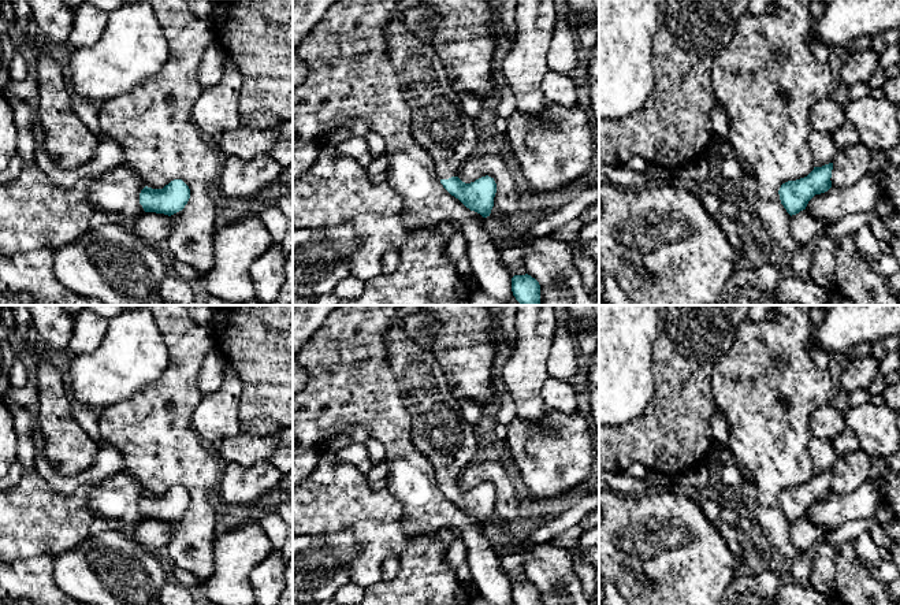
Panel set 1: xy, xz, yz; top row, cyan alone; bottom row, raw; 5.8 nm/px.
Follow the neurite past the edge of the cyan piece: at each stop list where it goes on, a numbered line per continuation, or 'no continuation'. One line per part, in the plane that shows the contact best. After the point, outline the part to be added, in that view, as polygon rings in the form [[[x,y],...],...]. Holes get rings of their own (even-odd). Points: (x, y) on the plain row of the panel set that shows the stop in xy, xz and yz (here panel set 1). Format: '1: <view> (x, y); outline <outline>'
1: xz (439, 431); outline [[[397,307],[394,320],[384,333],[386,353],[398,385],[399,397],[412,416],[410,441],[431,463],[440,487],[458,483],[461,472],[473,464],[479,449],[477,435],[475,427],[464,419],[460,400],[450,391],[447,378],[438,360],[403,330],[403,318],[417,311],[419,307]]]

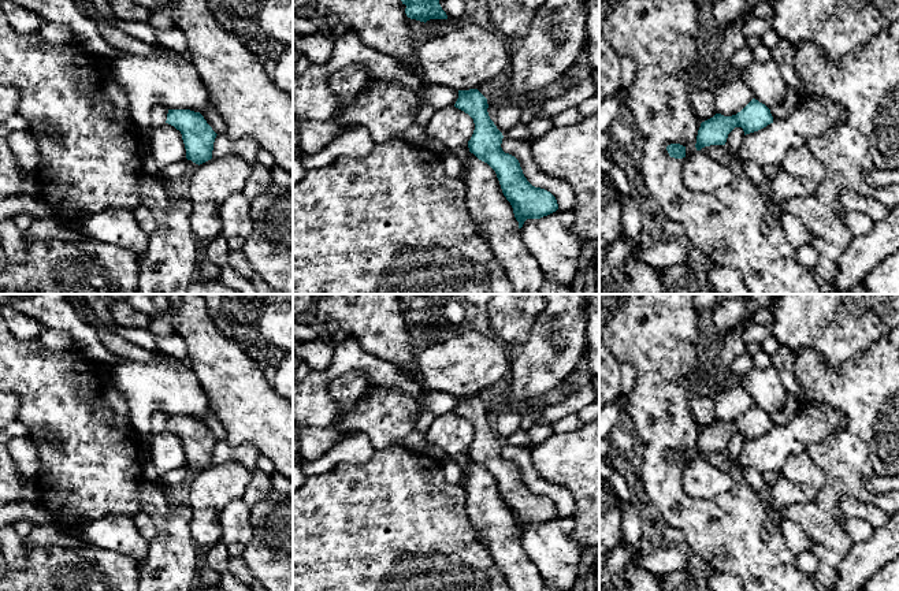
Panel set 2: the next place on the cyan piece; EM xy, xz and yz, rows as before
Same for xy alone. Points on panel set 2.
no continuation

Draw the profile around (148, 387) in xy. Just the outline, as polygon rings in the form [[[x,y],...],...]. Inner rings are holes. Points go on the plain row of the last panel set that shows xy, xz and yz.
[[[125,360],[111,365],[112,380],[125,395],[131,425],[144,450],[153,436],[152,416],[164,412],[170,416],[201,419],[209,401],[193,371],[175,371],[161,363]]]

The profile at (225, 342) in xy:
[[[182,294],[181,304],[170,306],[170,327],[186,342],[186,360],[197,376],[211,410],[227,431],[231,446],[253,445],[276,469],[293,479],[293,404],[281,397],[265,379],[259,364],[242,345],[218,327],[203,294]]]

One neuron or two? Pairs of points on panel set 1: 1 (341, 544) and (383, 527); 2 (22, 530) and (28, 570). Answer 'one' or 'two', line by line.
1: two
2: two

